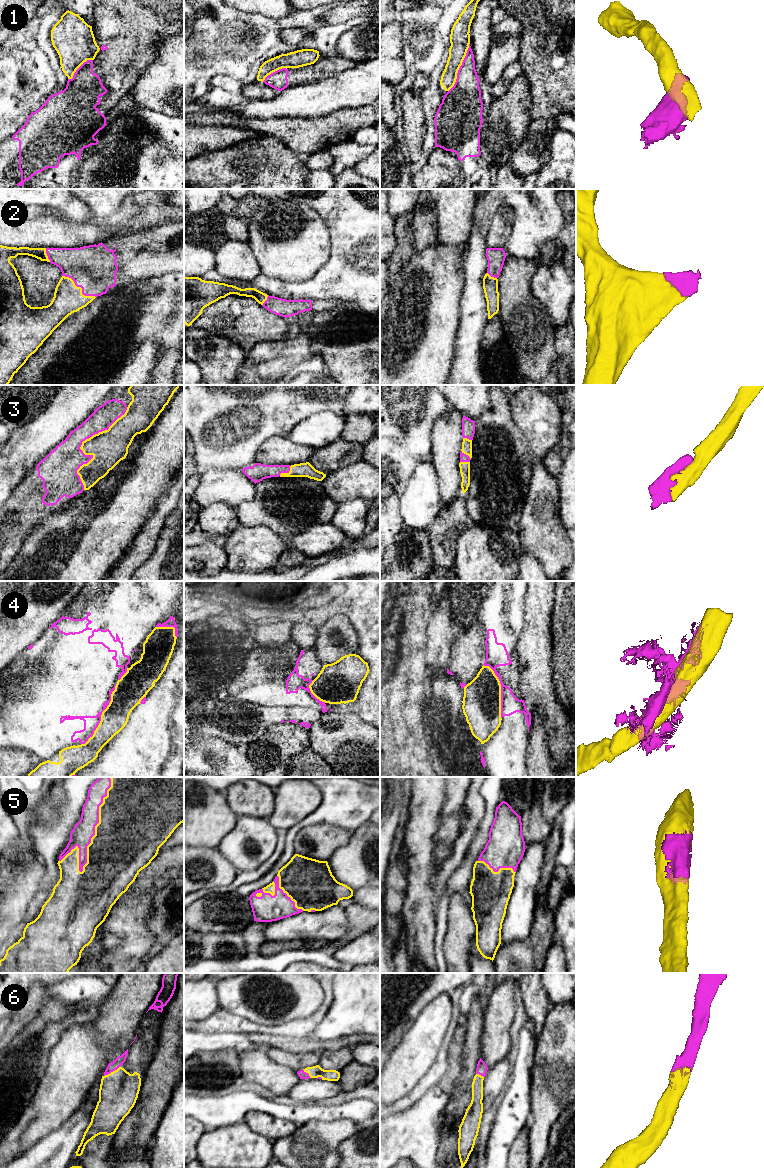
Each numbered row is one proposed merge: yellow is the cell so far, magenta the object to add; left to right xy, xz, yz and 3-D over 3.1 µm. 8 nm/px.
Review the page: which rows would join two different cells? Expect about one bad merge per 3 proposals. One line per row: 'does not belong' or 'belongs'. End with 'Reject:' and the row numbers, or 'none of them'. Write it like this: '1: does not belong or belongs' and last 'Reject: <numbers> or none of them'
1: does not belong
2: belongs
3: belongs
4: does not belong
5: belongs
6: belongs
Reject: 1, 4

